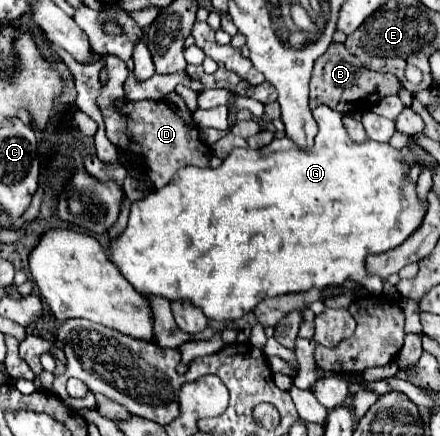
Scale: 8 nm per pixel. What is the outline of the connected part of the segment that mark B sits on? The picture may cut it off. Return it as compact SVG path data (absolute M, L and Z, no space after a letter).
M331 44L329 50L315 60L311 78L311 108L327 104L343 114L353 114L359 110L371 110L387 96L399 96L401 82L393 74L381 74L365 68L355 54L351 54L343 44Z

